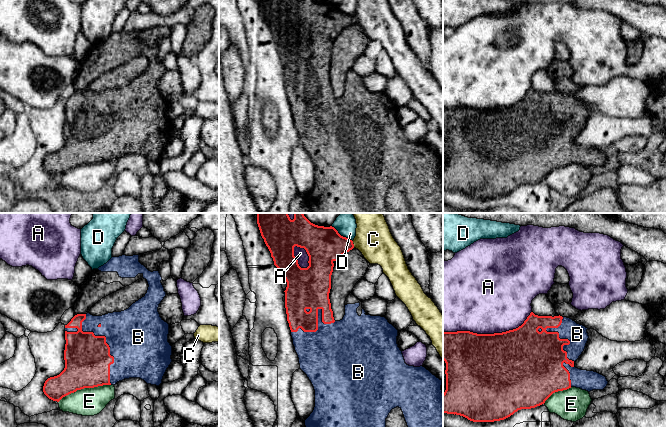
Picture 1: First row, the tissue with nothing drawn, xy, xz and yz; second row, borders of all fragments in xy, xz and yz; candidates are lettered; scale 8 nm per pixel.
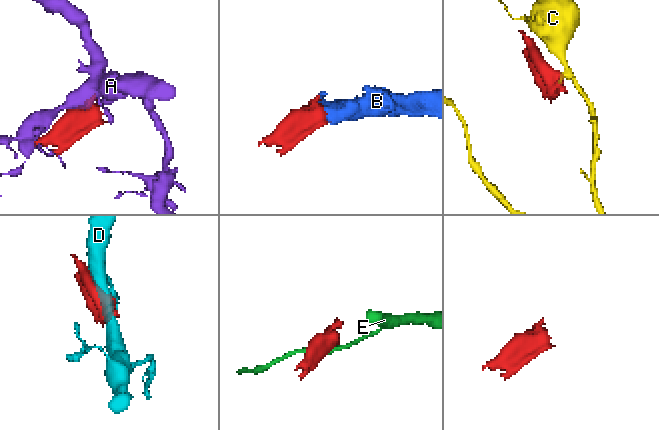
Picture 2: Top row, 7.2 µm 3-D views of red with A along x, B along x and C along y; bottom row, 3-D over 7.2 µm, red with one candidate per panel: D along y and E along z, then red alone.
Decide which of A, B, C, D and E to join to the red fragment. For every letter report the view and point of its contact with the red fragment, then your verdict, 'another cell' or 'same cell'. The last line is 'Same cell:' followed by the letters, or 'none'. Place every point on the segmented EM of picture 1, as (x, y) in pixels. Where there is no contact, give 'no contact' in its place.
A: yz (488, 334) | another cell
B: xy (105, 341) | same cell
C: xz (353, 244) | another cell
D: xz (342, 236) | another cell
E: xy (84, 387) | another cell
Same cell: B

